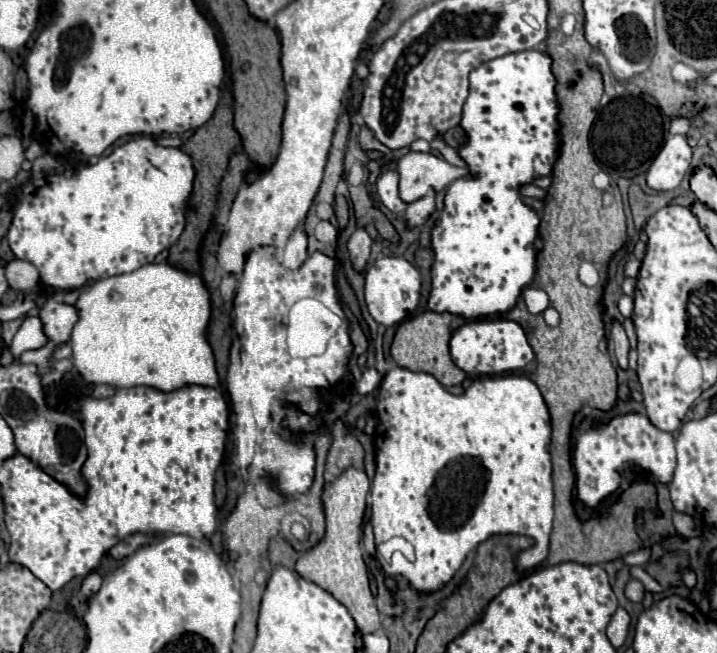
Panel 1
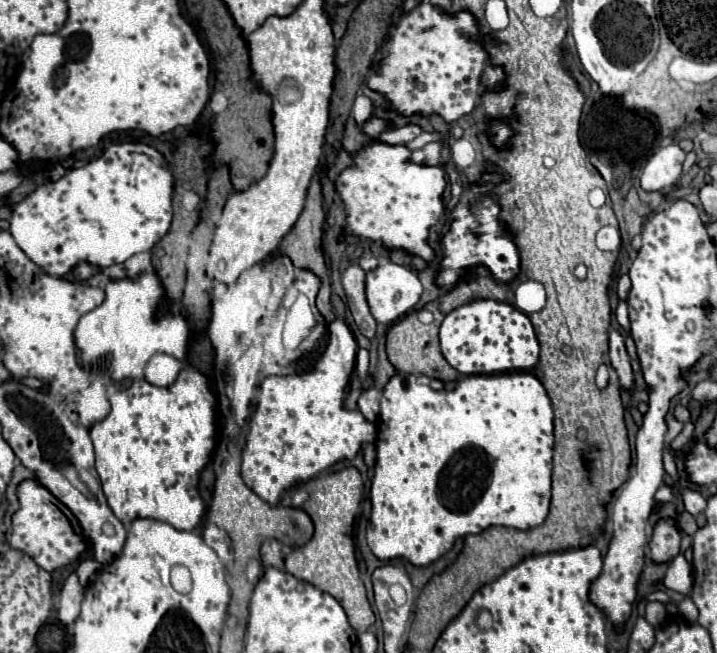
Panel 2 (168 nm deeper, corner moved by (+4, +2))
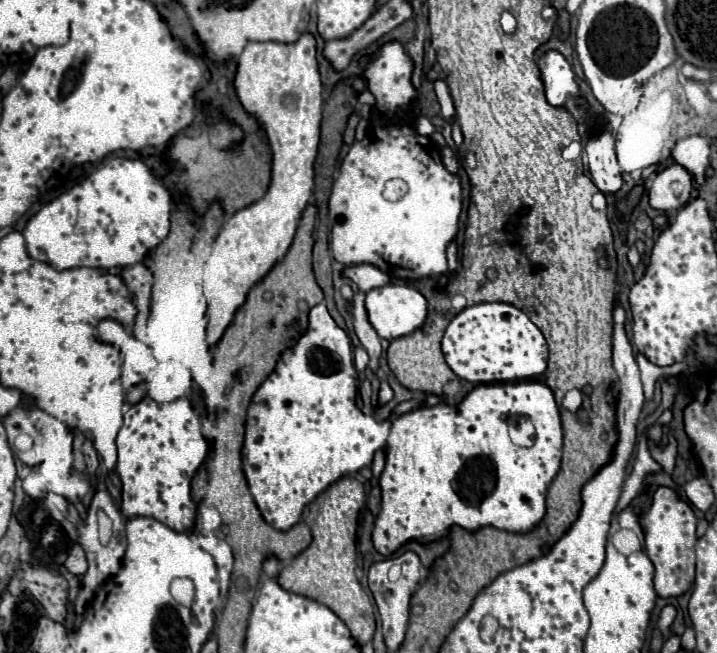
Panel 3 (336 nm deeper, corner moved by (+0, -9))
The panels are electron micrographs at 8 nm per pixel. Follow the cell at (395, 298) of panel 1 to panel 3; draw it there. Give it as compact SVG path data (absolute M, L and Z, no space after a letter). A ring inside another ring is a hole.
M384 285L384 287L372 289L366 293L368 319L370 319L372 327L376 329L376 333L388 341L410 335L412 331L422 327L424 319L426 319L426 307L428 307L426 297L408 285Z

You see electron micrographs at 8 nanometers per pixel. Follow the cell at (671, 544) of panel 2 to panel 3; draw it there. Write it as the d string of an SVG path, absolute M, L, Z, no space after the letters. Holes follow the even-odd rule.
M658 487L650 509L642 515L646 533L646 553L654 563L654 589L660 597L678 597L694 583L694 545L696 545L696 517L692 507L680 501L678 493L668 487Z

